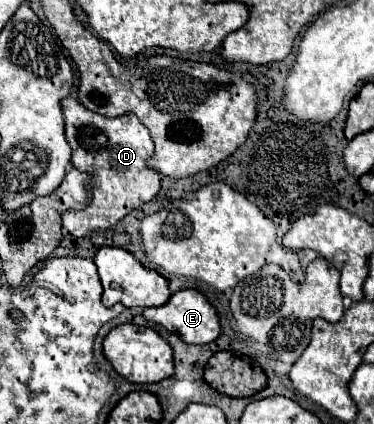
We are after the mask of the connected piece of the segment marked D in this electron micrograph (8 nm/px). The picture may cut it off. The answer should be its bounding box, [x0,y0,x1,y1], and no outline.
[62,96,162,238]

